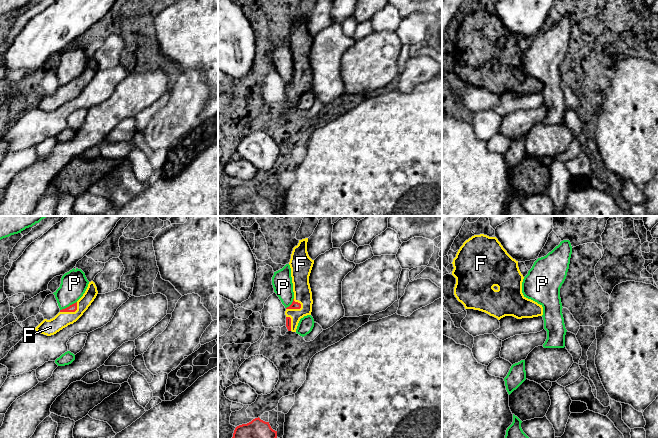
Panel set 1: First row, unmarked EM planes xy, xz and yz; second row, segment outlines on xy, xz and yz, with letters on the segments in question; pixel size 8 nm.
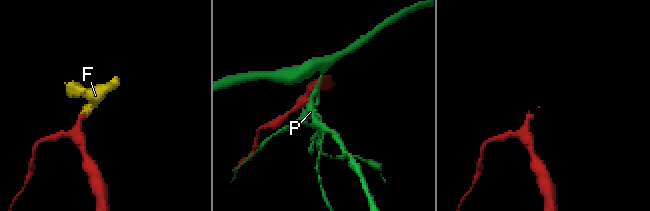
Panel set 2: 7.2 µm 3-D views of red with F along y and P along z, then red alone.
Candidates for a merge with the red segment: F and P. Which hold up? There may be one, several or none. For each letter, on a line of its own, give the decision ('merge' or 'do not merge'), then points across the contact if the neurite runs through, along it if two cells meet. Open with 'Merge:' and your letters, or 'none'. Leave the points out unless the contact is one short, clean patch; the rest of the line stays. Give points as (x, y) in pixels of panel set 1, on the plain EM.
Merge: F
F: merge
P: do not merge | along xy (76, 77), (60, 86)

